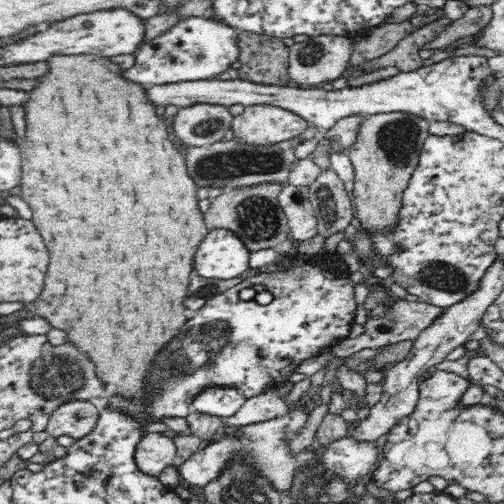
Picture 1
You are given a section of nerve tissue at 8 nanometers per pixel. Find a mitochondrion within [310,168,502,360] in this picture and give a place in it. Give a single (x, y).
(437, 274)

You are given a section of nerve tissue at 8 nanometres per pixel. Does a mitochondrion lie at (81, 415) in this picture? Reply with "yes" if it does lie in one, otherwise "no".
yes

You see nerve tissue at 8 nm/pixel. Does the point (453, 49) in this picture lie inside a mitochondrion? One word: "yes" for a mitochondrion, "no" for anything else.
no

